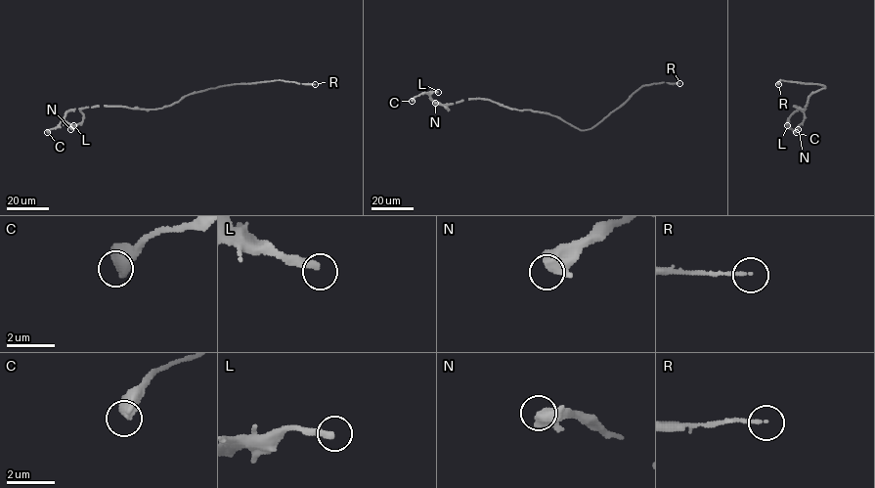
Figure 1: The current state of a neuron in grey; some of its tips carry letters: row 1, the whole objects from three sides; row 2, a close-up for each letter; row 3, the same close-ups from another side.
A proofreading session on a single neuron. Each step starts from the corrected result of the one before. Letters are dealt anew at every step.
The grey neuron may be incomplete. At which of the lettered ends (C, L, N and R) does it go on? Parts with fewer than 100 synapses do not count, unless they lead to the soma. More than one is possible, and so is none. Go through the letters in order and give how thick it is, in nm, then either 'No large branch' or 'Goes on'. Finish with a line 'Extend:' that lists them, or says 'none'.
C: Thickness 600 nm. No large branch
L: Thickness 280 nm. No large branch
N: Thickness 650 nm. No large branch
R: Thickness 130 nm. Goes on
Extend: R

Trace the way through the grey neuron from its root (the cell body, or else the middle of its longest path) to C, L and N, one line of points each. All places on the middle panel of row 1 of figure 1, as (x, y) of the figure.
C: (546, 113), (509, 109), (481, 99), (439, 104), (427, 93), (421, 93), (412, 101)
L: (546, 113), (509, 109), (481, 99), (439, 104), (429, 95), (438, 92)
N: (546, 113), (509, 109), (481, 99), (447, 104), (444, 107), (448, 109), (435, 103)

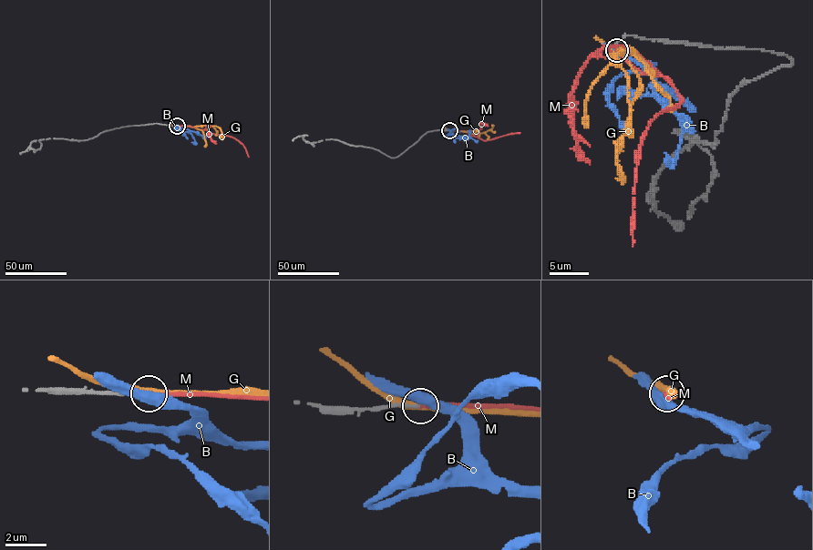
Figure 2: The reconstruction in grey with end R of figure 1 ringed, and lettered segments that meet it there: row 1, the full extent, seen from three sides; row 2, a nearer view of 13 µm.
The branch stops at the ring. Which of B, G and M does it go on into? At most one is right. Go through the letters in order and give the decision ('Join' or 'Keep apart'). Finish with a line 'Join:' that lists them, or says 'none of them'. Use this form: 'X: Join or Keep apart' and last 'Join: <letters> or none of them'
B: Keep apart
G: Keep apart
M: Join
Join: M

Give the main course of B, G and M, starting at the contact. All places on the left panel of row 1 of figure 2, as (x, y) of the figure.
B: (178, 126), (206, 137)
G: (176, 126), (217, 126), (221, 129), (222, 139)
M: (177, 126), (192, 127), (233, 137), (245, 148), (249, 157)

